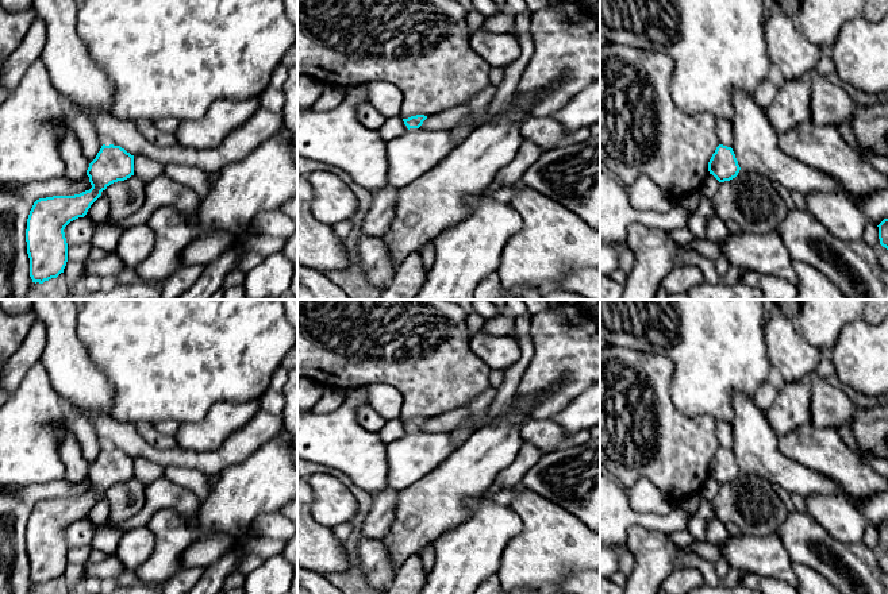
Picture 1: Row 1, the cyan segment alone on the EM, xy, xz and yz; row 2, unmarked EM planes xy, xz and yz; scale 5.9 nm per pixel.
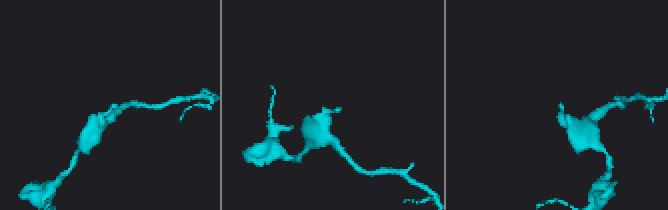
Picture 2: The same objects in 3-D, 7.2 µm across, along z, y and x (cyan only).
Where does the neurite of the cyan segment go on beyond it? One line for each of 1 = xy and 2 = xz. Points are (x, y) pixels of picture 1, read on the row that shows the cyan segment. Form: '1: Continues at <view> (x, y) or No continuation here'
1: No continuation here
2: No continuation here

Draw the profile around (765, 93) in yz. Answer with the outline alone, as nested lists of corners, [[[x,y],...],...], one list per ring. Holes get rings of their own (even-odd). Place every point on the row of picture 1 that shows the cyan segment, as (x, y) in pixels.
[[[770,80],[762,81],[753,93],[756,103],[762,108],[770,105],[776,94],[777,86]]]

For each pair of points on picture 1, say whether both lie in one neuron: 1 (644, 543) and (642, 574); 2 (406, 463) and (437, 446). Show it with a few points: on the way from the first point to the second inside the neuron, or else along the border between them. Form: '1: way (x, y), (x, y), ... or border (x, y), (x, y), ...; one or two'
1: way (644, 551), (644, 566); one
2: way (414, 456), (429, 450); one

